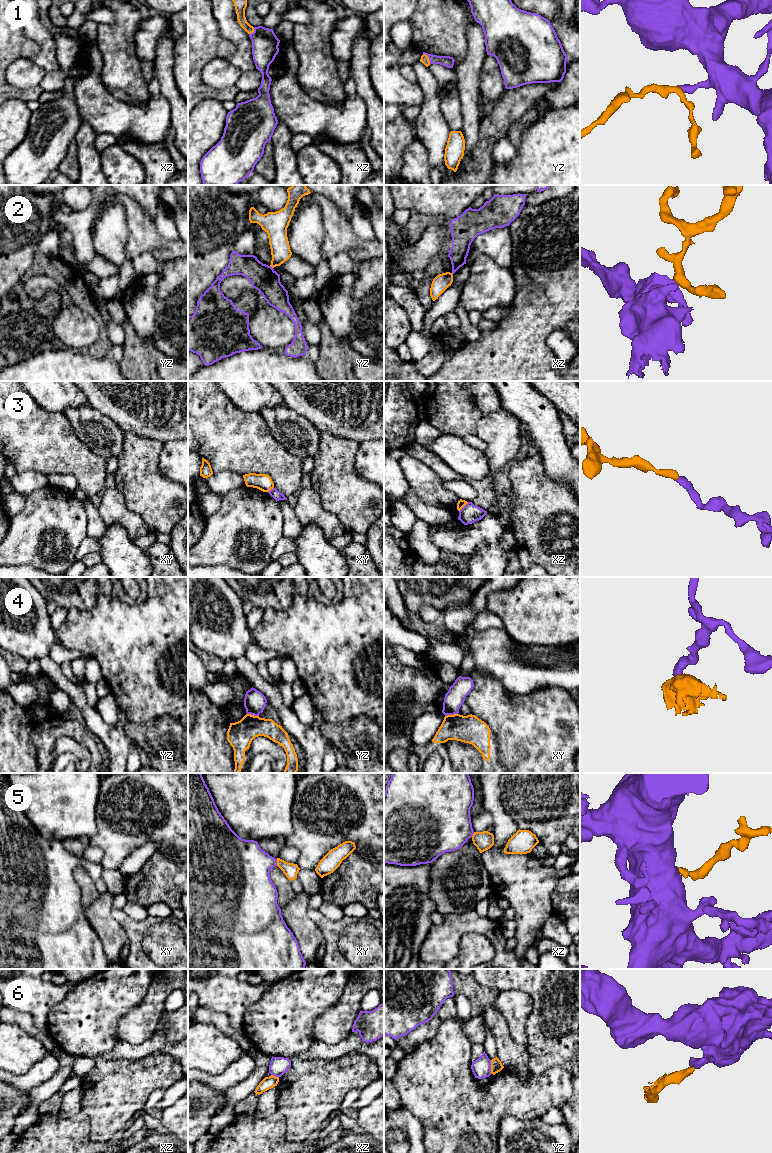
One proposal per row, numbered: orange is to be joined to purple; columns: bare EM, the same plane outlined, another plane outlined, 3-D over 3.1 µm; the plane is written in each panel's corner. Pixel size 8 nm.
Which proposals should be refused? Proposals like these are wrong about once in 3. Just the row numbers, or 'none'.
2, 3, 4, 6

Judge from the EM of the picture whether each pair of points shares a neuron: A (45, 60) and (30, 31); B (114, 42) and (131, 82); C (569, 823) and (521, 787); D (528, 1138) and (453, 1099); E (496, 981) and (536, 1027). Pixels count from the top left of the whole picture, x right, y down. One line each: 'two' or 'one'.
A: one
B: one
C: one
D: two
E: one

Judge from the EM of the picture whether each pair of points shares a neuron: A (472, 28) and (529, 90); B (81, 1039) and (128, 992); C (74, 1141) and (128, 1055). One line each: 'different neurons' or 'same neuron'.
A: different neurons
B: same neuron
C: different neurons

